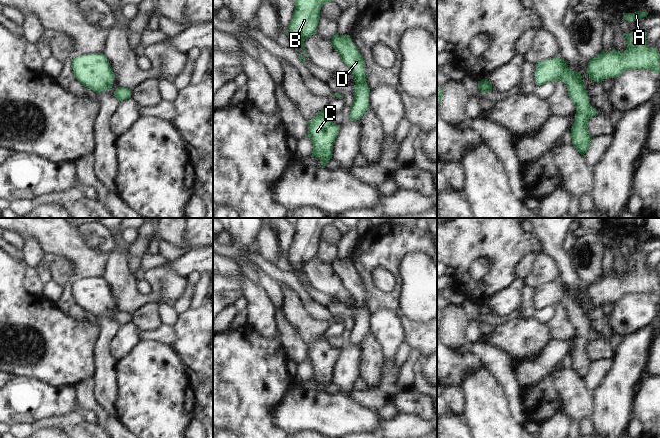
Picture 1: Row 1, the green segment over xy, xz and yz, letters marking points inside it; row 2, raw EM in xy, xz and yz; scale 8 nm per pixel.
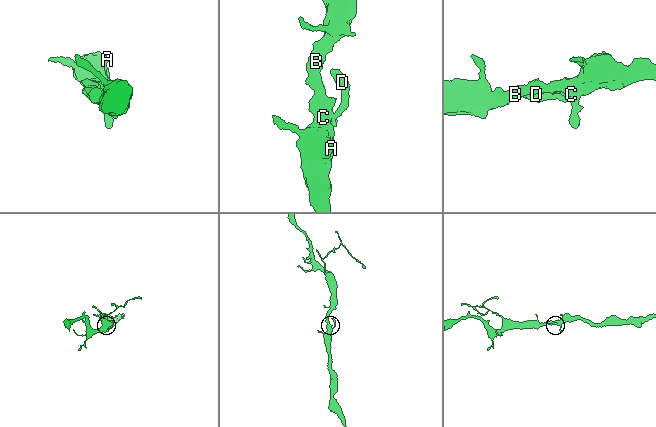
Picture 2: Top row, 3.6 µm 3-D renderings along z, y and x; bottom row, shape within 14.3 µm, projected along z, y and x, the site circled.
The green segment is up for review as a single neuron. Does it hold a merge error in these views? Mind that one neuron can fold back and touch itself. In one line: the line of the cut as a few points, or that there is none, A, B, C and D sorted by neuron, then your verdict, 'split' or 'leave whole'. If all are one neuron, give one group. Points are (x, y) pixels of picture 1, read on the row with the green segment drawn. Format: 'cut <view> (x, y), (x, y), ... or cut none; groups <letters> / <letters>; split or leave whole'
cut none; groups A B C D; leave whole

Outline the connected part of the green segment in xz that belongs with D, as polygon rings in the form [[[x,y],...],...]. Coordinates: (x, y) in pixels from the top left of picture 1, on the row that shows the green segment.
[[[336,33],[331,38],[331,44],[342,61],[349,67],[354,77],[354,99],[348,118],[353,121],[360,120],[369,109],[370,88],[366,82],[364,59],[349,35],[338,35]]]

